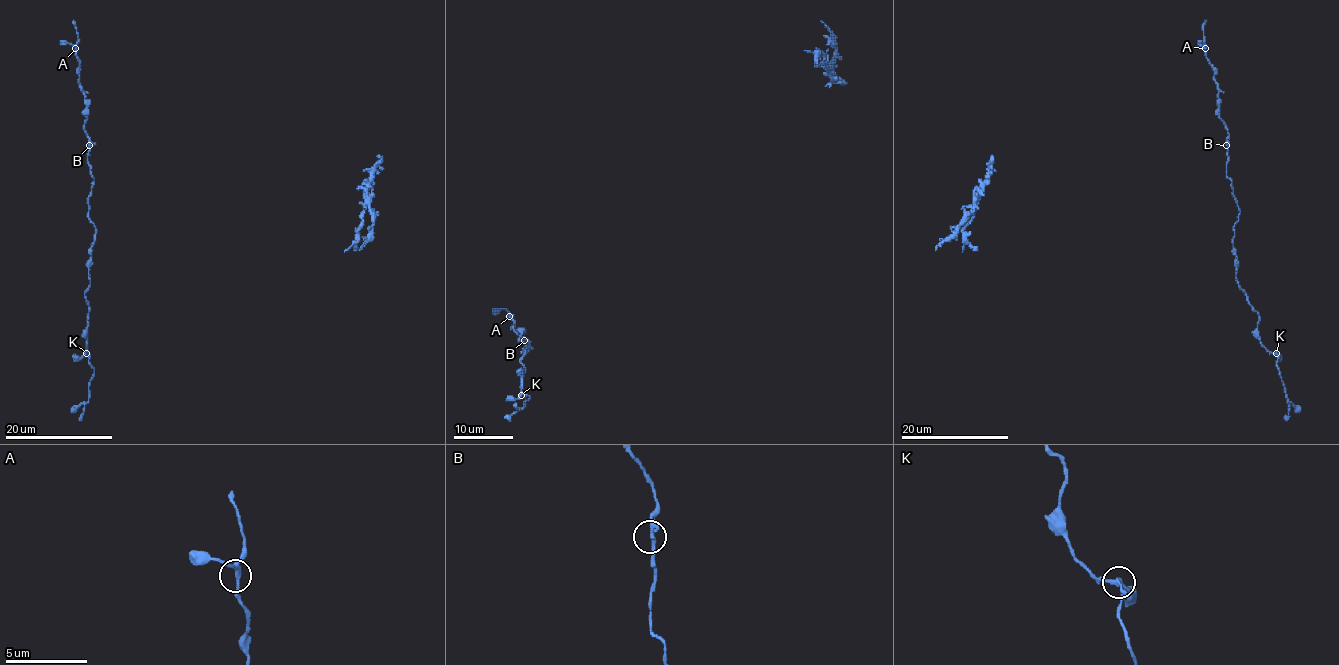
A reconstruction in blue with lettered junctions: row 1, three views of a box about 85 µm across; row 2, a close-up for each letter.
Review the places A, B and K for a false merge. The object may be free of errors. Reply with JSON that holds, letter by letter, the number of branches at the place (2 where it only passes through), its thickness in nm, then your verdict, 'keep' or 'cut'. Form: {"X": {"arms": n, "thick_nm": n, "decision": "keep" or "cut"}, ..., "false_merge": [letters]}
{"A": {"arms": 3, "thick_nm": 240, "decision": "keep"}, "B": {"arms": 3, "thick_nm": 220, "decision": "keep"}, "K": {"arms": 3, "thick_nm": 220, "decision": "keep"}, "false_merge": []}

